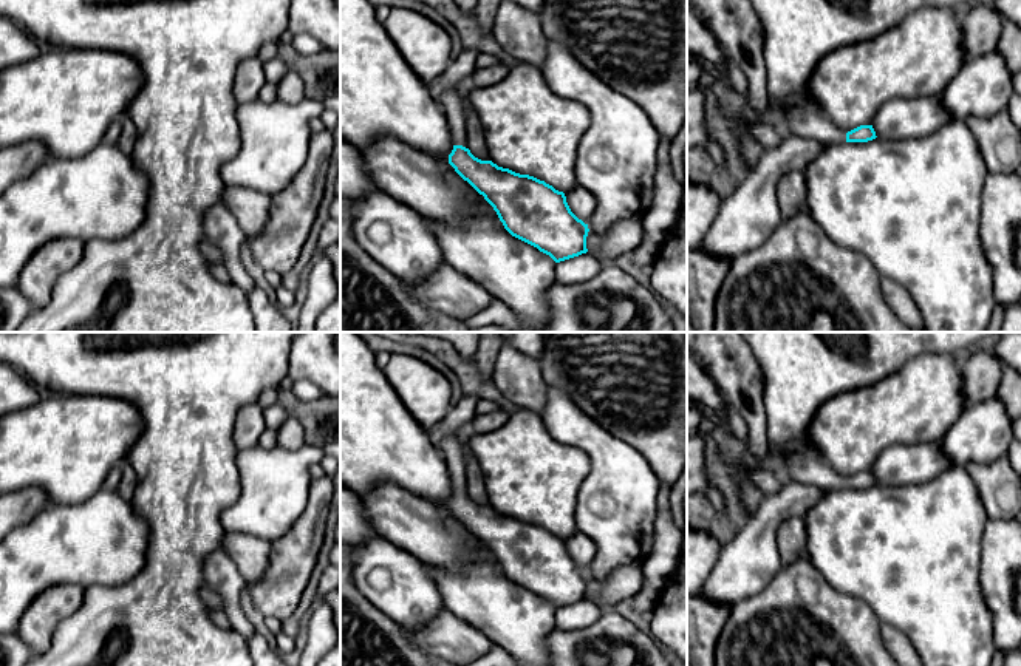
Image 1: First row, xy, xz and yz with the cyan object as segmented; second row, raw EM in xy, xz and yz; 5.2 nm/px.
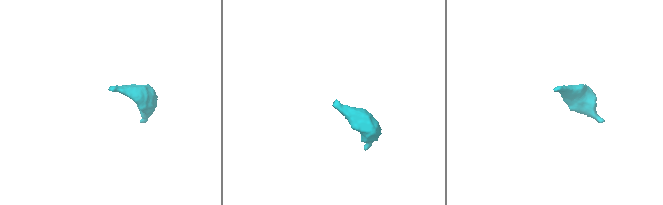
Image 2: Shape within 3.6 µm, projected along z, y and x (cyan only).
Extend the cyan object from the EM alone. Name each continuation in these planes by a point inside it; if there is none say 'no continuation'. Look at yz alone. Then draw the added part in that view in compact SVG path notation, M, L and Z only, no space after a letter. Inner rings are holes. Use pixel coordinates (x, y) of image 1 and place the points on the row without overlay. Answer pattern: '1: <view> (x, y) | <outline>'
1: yz (808, 468) | M795 453L786 460L789 479L818 487L826 491L846 488L846 479L840 476L826 459L814 453Z

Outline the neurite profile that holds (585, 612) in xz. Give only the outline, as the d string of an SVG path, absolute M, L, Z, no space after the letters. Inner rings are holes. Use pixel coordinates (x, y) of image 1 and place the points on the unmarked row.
M589 598L555 609L555 627L560 630L575 630L594 624L602 615L602 609Z

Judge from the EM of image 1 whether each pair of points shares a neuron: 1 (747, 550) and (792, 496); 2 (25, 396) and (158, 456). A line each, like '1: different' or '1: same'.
1: same
2: different

